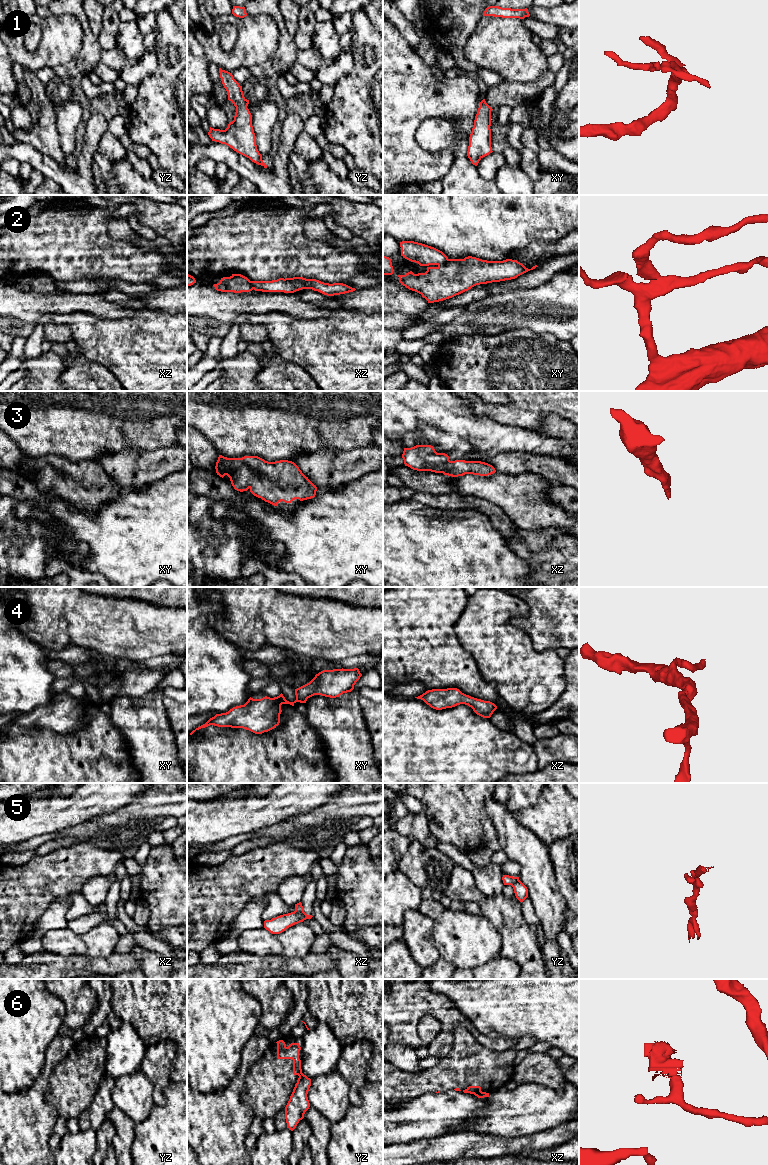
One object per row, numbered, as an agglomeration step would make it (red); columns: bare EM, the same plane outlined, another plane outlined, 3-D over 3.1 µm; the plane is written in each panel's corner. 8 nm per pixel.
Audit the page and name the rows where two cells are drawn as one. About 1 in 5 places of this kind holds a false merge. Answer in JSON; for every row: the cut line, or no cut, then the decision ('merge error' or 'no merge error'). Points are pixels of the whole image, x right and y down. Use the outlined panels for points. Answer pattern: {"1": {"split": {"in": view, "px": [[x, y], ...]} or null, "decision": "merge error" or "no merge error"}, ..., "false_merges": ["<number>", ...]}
{"1": {"split": null, "decision": "no merge error"}, "2": {"split": {"in": "xy", "px": [[449, 259], [438, 266]]}, "decision": "merge error"}, "3": {"split": null, "decision": "no merge error"}, "4": {"split": null, "decision": "no merge error"}, "5": {"split": {"in": "xz", "px": [[293, 912], [303, 920]]}, "decision": "merge error"}, "6": {"split": {"in": "xz", "px": [[481, 1091], [474, 1094]]}, "decision": "merge error"}, "false_merges": ["2", "5", "6"]}

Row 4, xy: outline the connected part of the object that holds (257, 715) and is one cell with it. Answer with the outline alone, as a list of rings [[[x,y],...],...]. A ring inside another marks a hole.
[[[358,668],[323,670],[316,674],[309,683],[295,689],[296,700],[294,702],[287,701],[282,693],[274,698],[265,696],[261,699],[253,699],[250,697],[244,705],[233,707],[226,713],[216,714],[205,724],[193,730],[190,735],[192,735],[196,730],[208,727],[210,725],[218,727],[243,728],[255,734],[268,732],[279,725],[282,704],[290,704],[294,706],[296,702],[306,703],[307,699],[314,695],[321,695],[330,698],[339,697],[343,693],[351,692],[361,676],[362,674]]]

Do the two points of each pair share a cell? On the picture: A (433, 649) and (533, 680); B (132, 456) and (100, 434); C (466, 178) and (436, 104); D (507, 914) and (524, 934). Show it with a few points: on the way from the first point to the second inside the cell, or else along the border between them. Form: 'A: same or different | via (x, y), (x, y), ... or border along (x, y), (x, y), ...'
A: different | border along (460, 643), (471, 654), (481, 676), (487, 682)
B: different | border along (147, 450), (125, 448), (100, 455)
C: different | border along (420, 125), (429, 118), (447, 118), (459, 134)
D: same | via (509, 919), (519, 929)

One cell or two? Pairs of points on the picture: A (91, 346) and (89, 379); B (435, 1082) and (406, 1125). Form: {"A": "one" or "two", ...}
{"A": "two", "B": "two"}

